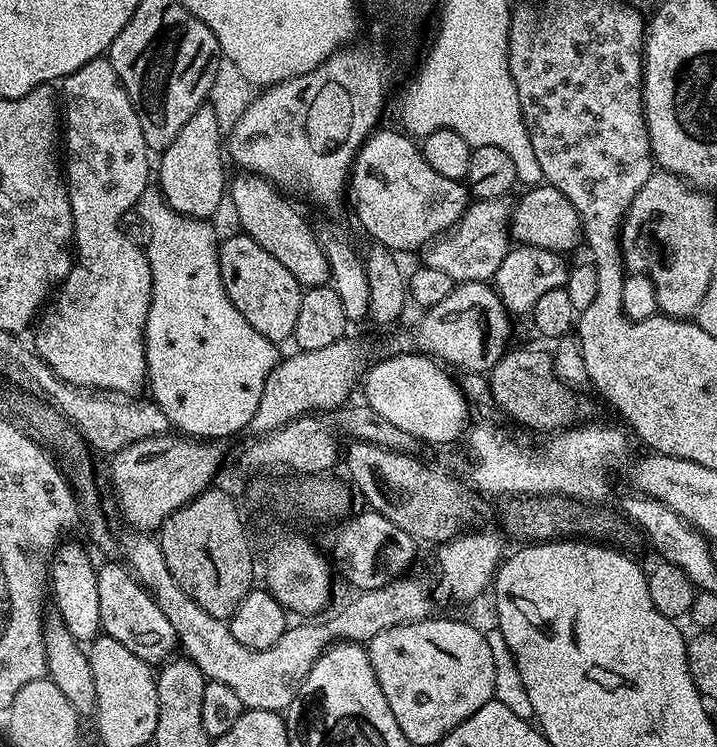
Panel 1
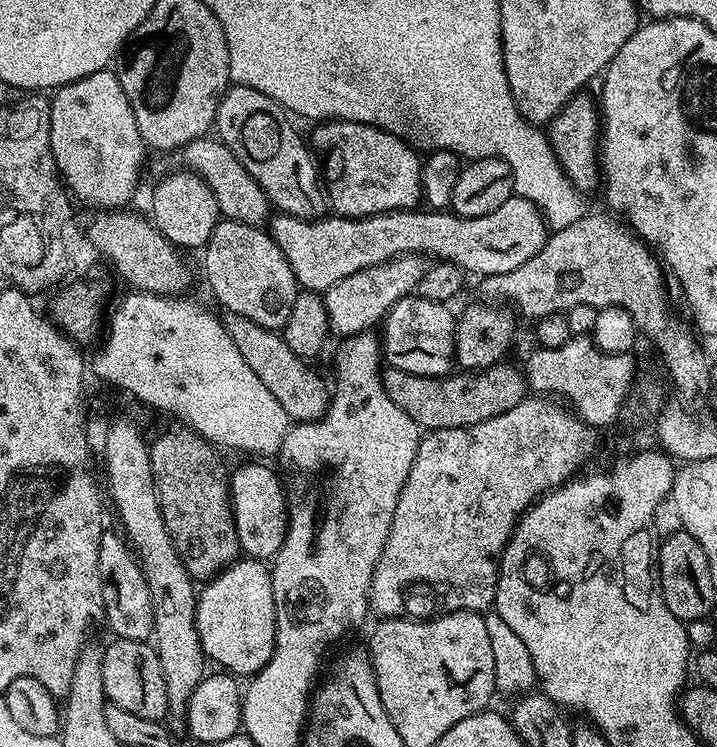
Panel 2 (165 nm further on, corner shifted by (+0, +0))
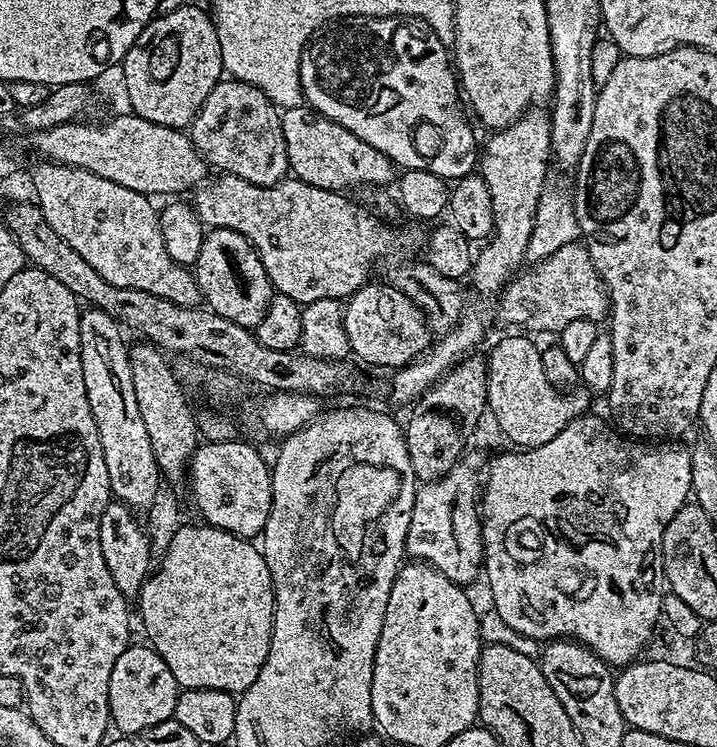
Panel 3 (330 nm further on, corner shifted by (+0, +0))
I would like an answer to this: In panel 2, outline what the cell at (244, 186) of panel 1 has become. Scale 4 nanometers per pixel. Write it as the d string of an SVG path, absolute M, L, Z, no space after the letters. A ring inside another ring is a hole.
M205 138L190 142L182 149L182 156L184 156L183 167L195 172L204 179L206 186L210 186L223 219L257 226L263 225L269 219L270 205L267 194L262 190L262 186L258 186L258 182L254 182L246 166L242 166L238 158L234 158L234 154L220 139Z

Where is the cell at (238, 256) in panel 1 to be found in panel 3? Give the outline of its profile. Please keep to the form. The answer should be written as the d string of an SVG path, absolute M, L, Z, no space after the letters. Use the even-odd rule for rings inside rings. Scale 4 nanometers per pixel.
M213 228L205 235L202 242L202 251L194 265L194 275L202 293L202 300L211 311L218 313L222 318L230 318L230 322L238 322L238 326L255 330L258 322L266 314L274 295L270 278L266 274L266 266L262 266L260 256L254 246L242 234L225 228Z

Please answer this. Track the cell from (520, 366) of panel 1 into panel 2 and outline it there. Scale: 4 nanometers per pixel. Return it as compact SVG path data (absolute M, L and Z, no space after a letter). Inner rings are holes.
M508 362L479 370L460 370L447 376L406 374L406 370L385 367L382 379L394 406L410 414L422 430L469 428L498 414L506 414L506 410L514 410L514 406L526 398L524 373L519 367L511 368Z

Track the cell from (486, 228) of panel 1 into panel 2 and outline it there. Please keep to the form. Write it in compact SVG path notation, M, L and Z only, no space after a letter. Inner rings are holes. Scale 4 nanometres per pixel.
M419 254L396 256L385 264L363 268L358 270L358 274L350 274L350 278L342 278L331 284L328 291L323 293L329 333L333 337L347 338L375 329L403 296L415 293L428 266L429 261Z

